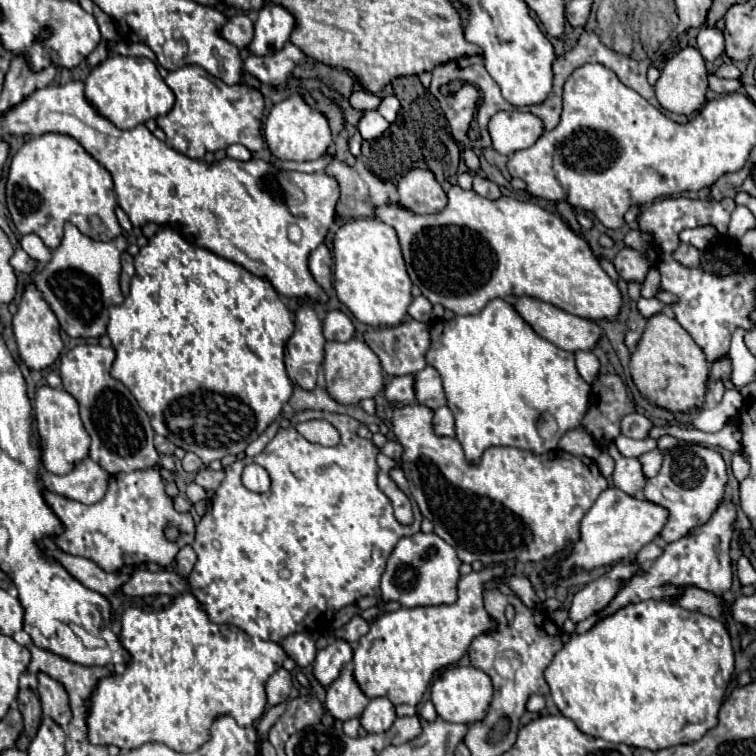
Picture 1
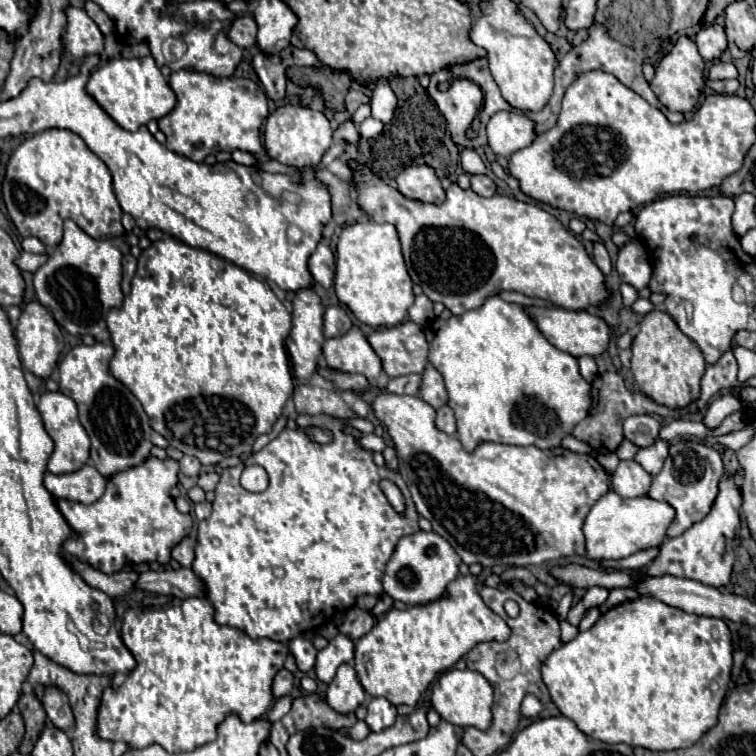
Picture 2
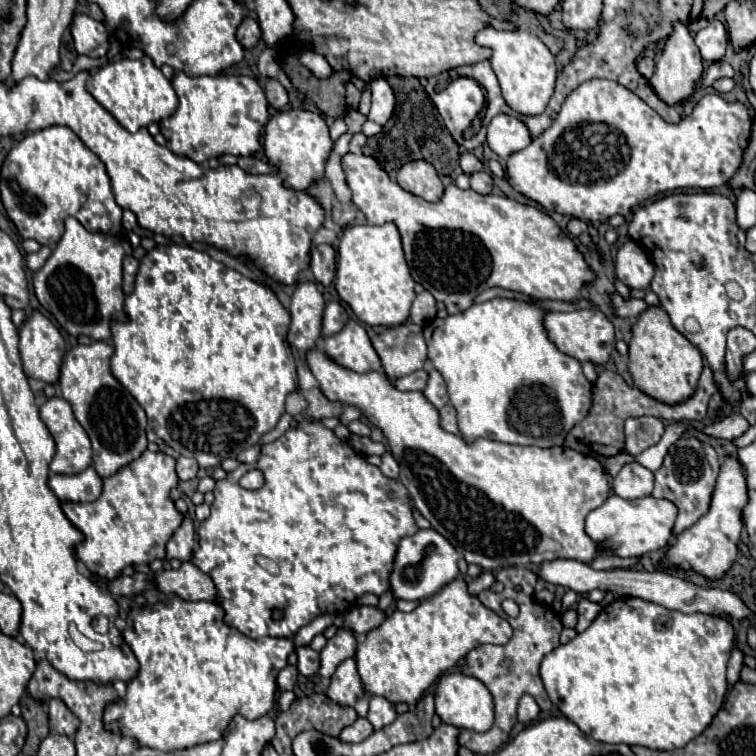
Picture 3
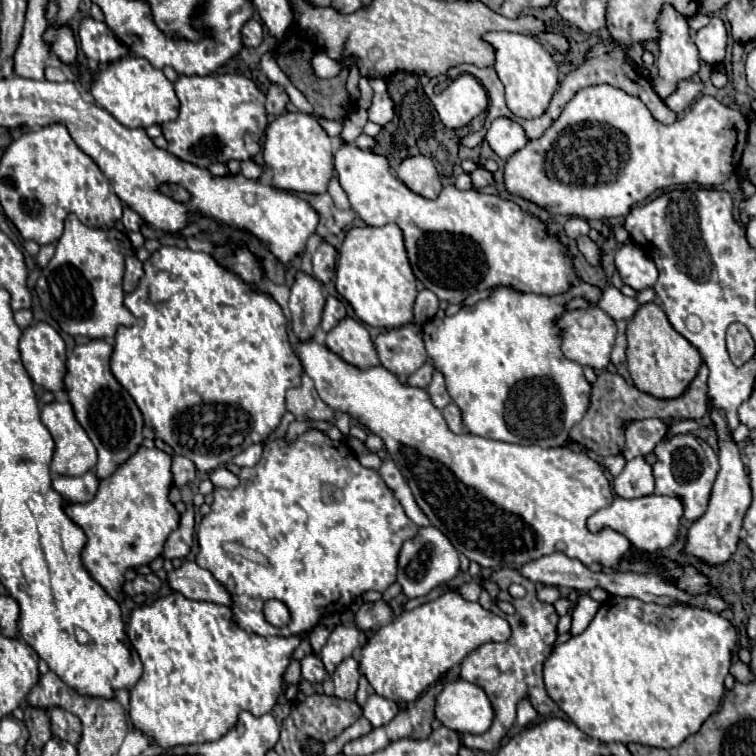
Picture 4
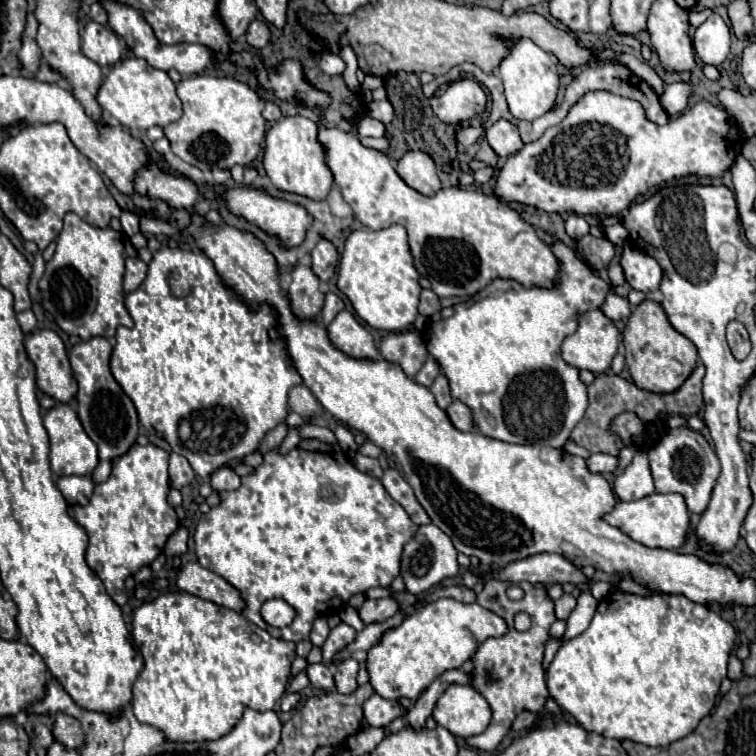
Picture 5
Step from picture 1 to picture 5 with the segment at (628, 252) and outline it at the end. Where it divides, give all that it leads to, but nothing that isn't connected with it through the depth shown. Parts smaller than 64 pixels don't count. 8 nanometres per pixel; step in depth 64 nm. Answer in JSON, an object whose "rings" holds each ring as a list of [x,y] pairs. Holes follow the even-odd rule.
{"rings":[[[624,246],[620,256],[620,266],[624,270],[626,282],[634,290],[652,292],[658,288],[662,280],[662,268],[656,264],[656,260],[652,260],[652,256],[648,256],[638,248]]]}

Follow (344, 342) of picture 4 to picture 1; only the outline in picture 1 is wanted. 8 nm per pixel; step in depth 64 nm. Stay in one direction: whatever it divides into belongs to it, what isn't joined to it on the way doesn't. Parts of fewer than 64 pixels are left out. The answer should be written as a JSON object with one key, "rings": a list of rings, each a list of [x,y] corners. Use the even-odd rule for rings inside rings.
{"rings":[[[354,336],[348,344],[344,342],[326,342],[324,356],[324,378],[326,390],[332,400],[344,406],[358,406],[364,398],[374,398],[384,388],[382,366],[378,356],[362,342],[360,336]]]}

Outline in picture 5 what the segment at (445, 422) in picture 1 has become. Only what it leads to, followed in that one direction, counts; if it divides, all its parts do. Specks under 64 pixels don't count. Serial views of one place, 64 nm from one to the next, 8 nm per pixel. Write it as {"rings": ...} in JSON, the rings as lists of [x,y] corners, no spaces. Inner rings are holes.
{"rings":[[[454,400],[454,402],[446,408],[446,414],[448,414],[448,418],[450,418],[450,422],[452,422],[452,426],[454,426],[456,430],[460,430],[460,432],[470,432],[470,430],[474,430],[472,416],[470,416],[470,412],[468,412],[468,406],[464,406],[462,402]]]}

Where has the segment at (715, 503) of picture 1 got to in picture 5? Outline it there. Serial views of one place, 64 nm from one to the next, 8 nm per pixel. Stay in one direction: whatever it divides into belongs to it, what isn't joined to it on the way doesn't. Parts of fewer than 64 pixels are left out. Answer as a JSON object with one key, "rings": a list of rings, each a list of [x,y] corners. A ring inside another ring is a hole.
{"rings":[[[672,428],[668,430],[648,452],[650,458],[650,470],[654,476],[656,492],[668,494],[676,492],[682,494],[686,500],[686,506],[694,514],[702,514],[710,502],[712,488],[716,484],[716,478],[720,474],[720,462],[716,452],[708,446],[708,442],[690,428]]]}

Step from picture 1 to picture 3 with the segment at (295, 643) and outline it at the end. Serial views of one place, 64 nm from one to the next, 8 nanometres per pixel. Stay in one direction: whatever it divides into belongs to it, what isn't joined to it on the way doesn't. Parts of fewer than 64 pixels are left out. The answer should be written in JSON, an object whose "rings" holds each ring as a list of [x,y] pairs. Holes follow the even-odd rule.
{"rings":[[[298,646],[296,654],[298,654],[298,666],[296,666],[298,672],[306,678],[314,676],[318,672],[318,666],[320,666],[318,652],[314,652],[310,646]]]}

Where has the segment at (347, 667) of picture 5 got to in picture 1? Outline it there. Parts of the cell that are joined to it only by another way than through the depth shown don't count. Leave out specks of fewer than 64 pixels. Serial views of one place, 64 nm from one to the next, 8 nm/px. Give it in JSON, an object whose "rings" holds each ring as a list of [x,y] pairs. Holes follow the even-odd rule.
{"rings":[[[344,668],[338,680],[334,680],[328,686],[324,706],[334,720],[342,720],[342,722],[350,718],[358,718],[364,712],[364,708],[368,706],[368,698],[364,696],[364,692],[360,692],[356,680],[352,680],[350,668]]]}

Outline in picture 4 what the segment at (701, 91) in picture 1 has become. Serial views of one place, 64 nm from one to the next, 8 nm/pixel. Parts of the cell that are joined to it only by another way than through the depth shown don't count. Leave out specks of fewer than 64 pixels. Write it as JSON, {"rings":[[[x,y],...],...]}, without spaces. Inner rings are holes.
{"rings":[[[664,6],[660,20],[658,20],[658,30],[660,30],[660,56],[656,60],[658,66],[658,76],[652,78],[652,86],[656,90],[656,94],[666,100],[670,94],[674,94],[678,90],[678,82],[692,78],[694,74],[698,74],[700,70],[700,56],[698,56],[698,48],[692,44],[690,32],[688,32],[688,22],[684,16],[680,16],[672,6]]]}

